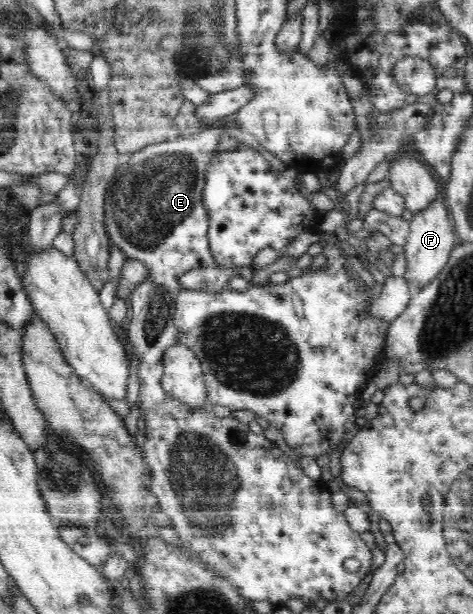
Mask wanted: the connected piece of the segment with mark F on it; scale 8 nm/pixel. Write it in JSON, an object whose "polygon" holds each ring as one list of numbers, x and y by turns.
{"polygon":[[440,194,435,200,431,201,429,208,417,211,411,218,410,233,404,245,406,264,404,279,409,283,412,293,434,281,444,266,447,265,454,247,454,226,450,223,450,215,445,206,444,196]]}

